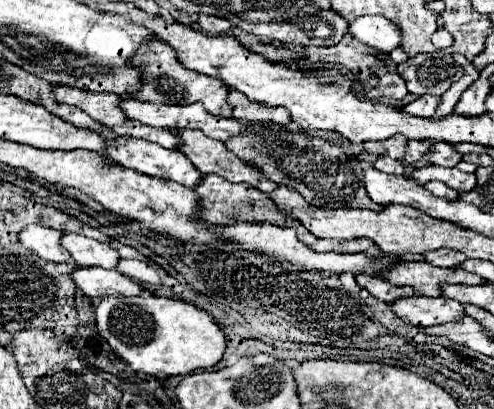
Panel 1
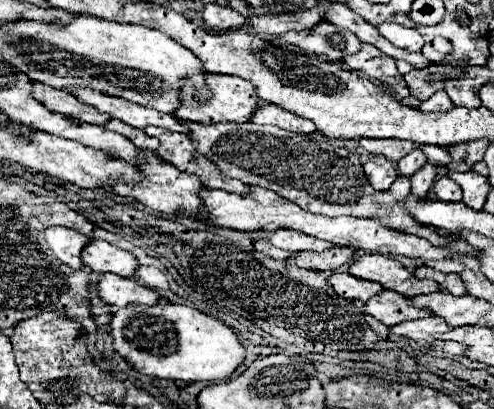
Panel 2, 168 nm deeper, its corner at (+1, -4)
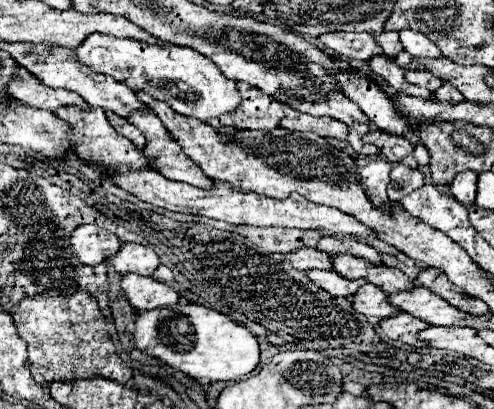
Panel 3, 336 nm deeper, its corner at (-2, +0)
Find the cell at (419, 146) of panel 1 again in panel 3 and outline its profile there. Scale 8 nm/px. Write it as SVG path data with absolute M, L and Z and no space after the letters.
M396 164L390 172L390 184L388 184L388 198L392 202L398 202L408 192L424 186L424 174L420 170L406 168L404 164Z

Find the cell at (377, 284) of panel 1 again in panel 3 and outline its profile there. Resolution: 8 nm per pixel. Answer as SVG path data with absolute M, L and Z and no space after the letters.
M310 270L308 278L326 292L330 292L332 296L344 296L344 298L350 298L360 286L366 284L366 280L346 280L334 270Z

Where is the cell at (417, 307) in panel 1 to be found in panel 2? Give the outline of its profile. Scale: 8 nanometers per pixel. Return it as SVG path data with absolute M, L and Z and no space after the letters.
M383 290L379 296L371 298L365 304L365 312L375 316L377 320L381 320L387 326L395 326L399 322L405 320L415 320L415 318L425 318L425 316L433 316L433 312L429 312L429 308L413 308L413 304L409 304L409 298L391 292L391 290Z

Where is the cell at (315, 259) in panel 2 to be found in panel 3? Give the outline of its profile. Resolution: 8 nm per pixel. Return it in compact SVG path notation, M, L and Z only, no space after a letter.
M300 248L300 250L294 250L290 252L290 262L294 268L298 270L312 270L312 268L318 268L318 270L330 270L332 268L332 260L330 260L330 254L326 252L320 252L316 248Z

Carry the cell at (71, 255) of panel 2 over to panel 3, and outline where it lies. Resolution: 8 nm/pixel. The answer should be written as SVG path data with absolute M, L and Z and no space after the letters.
M82 224L72 232L72 248L78 254L78 260L86 266L96 266L112 258L120 246L122 242L114 232L94 224Z

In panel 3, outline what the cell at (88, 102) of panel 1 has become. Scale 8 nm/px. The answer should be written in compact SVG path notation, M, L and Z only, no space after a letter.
M20 66L16 68L16 76L12 76L12 82L8 82L6 92L24 104L30 104L34 108L44 108L50 112L54 112L60 106L88 108L88 104L80 96L76 96L76 92L48 88Z

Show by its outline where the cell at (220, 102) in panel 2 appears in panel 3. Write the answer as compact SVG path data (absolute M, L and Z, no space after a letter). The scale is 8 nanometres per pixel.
M238 82L242 94L242 106L232 114L220 116L210 120L212 128L230 126L236 130L274 130L280 126L282 118L298 118L300 112L274 100L272 96L264 94L260 88L254 88L246 82Z

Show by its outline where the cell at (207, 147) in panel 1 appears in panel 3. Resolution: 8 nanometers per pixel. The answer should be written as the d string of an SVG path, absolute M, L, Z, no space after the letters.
M148 110L148 112L132 112L128 116L128 122L140 128L140 132L146 138L146 148L144 156L156 164L156 170L166 176L168 180L176 182L186 182L196 188L210 188L212 180L202 172L202 168L192 162L178 146L174 138L166 132L162 122Z

